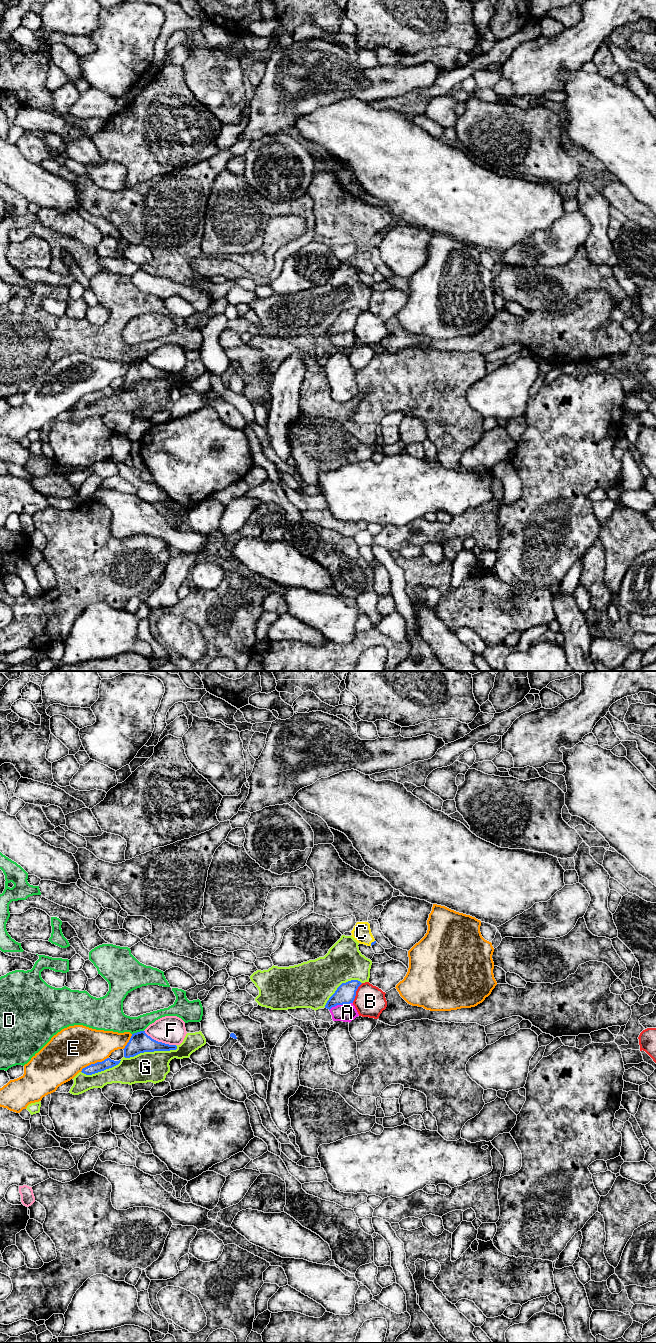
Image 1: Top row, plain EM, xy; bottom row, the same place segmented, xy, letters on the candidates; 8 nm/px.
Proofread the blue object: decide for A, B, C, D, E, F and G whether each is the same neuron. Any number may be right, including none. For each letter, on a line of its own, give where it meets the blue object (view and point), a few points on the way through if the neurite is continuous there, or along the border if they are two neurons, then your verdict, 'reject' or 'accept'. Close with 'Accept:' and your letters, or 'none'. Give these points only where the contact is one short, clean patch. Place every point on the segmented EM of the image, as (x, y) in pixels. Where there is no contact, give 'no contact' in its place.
A: xy (340, 1004) | along xy (352, 1002), (337, 1004), (329, 1010) | reject
B: xy (355, 993) | along xy (362, 983), (358, 987), (352, 1002) | reject
C: xy (371, 943) | across xy (374, 942), (371, 943), (361, 932) | accept
D: xy (137, 1032) | reject
E: xy (95, 1063) | reject
F: xy (159, 1042) | reject
G: xy (151, 1051) | reject
Accept: C

